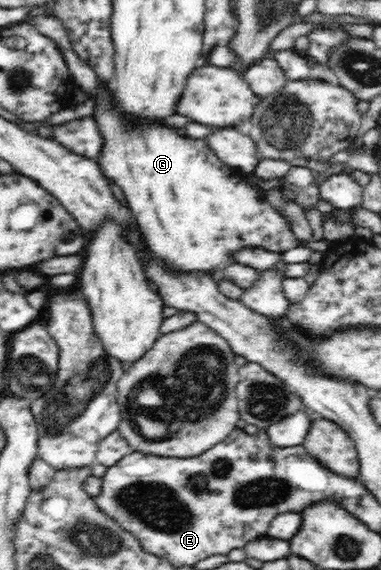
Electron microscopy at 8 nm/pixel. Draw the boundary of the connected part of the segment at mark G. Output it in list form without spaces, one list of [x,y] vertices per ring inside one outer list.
[[[99,80],[99,83],[102,83],[102,87],[99,88],[99,93],[96,93],[95,96],[99,96],[100,99],[94,98],[90,100],[95,103],[95,112],[92,115],[95,118],[95,121],[98,122],[98,129],[100,129],[100,135],[102,135],[103,138],[101,154],[96,161],[99,164],[102,174],[105,174],[105,177],[108,180],[112,180],[112,182],[124,192],[127,206],[135,216],[136,226],[140,229],[140,232],[142,232],[145,246],[154,257],[158,257],[158,261],[162,261],[162,263],[166,263],[170,269],[182,273],[200,271],[200,273],[211,274],[211,270],[214,270],[215,268],[224,270],[228,265],[234,263],[233,254],[243,248],[264,248],[282,254],[286,252],[286,250],[292,250],[292,248],[296,248],[296,246],[300,244],[300,241],[292,232],[289,222],[287,222],[287,218],[273,206],[268,204],[268,201],[264,197],[264,191],[259,190],[259,188],[256,190],[256,187],[250,187],[250,185],[244,181],[244,175],[247,176],[248,173],[245,173],[241,168],[224,164],[211,151],[211,148],[208,146],[205,139],[193,139],[188,136],[180,136],[175,128],[167,127],[165,124],[135,124],[134,121],[126,119],[126,117],[124,117],[122,113],[118,113],[118,111],[114,109],[114,105],[112,105],[112,91],[108,91],[108,89],[111,89],[112,82]]]

